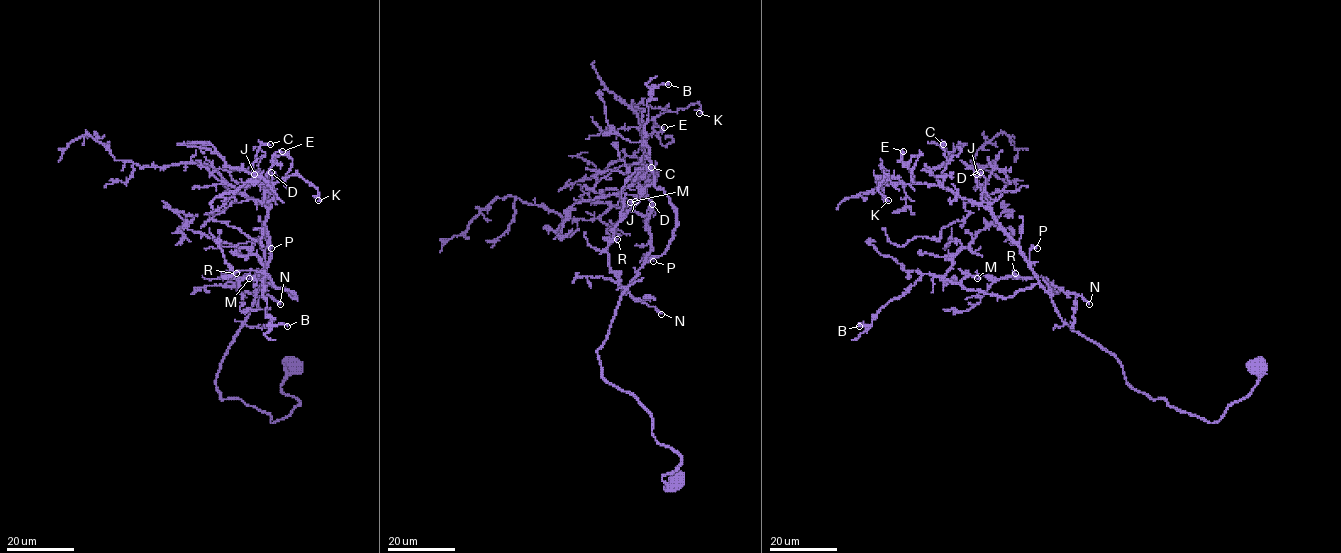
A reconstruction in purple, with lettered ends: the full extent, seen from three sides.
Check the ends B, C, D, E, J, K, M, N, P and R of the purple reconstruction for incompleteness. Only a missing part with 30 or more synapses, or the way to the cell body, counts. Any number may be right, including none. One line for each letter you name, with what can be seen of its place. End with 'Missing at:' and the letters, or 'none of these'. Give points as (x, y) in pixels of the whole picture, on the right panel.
N: at (1089, 304)
Missing at: N

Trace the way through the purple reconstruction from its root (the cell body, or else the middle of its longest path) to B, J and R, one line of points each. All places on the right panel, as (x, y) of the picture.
B: (1258, 366), (1253, 389), (1209, 422), (1134, 390), (1039, 283), (1001, 297), (924, 274), (859, 326)
J: (1258, 366), (1253, 389), (1214, 422), (1134, 390), (1114, 355), (1062, 320), (1021, 249), (996, 219), (976, 174)
R: (1258, 366), (1253, 389), (1217, 421), (1181, 412), (1134, 390), (1039, 283), (1008, 297), (960, 284), (1015, 273)

